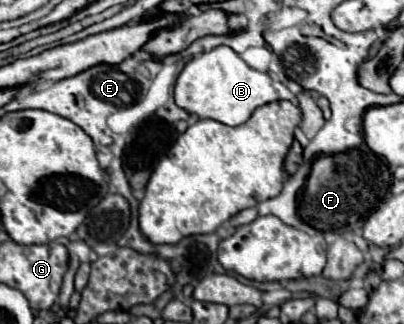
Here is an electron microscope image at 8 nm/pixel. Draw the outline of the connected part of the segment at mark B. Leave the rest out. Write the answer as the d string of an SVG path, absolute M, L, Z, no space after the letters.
M216 46L210 52L194 56L182 68L174 86L174 102L188 114L194 114L198 118L210 118L228 126L244 124L258 106L274 100L296 102L296 96L270 74L258 72L244 64L244 60L240 60L240 56L228 46Z

